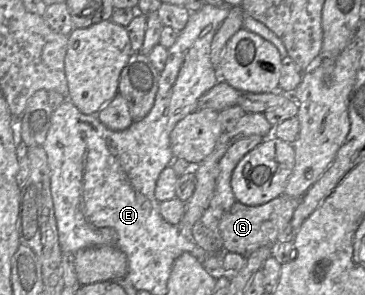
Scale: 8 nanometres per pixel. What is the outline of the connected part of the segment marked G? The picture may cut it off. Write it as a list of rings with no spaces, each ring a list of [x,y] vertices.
[[[282,195],[260,206],[247,206],[236,201],[219,224],[223,251],[247,257],[262,247],[271,247],[282,240],[293,240],[291,220],[300,199]]]

